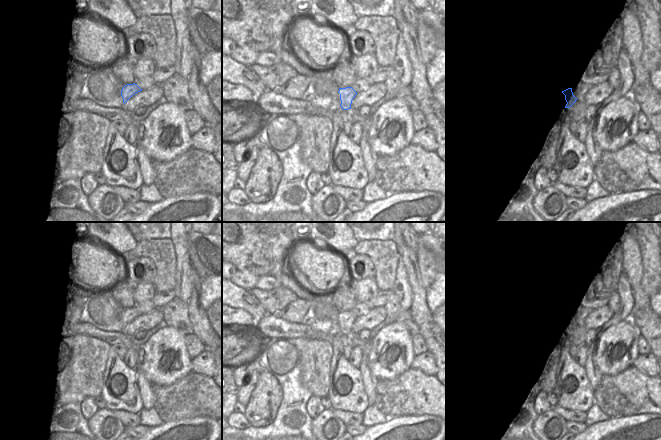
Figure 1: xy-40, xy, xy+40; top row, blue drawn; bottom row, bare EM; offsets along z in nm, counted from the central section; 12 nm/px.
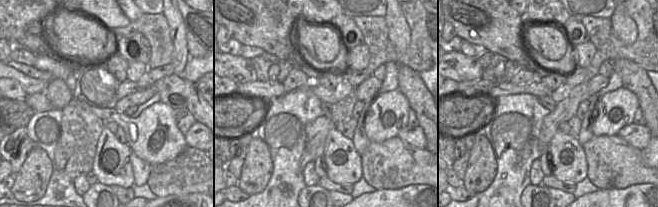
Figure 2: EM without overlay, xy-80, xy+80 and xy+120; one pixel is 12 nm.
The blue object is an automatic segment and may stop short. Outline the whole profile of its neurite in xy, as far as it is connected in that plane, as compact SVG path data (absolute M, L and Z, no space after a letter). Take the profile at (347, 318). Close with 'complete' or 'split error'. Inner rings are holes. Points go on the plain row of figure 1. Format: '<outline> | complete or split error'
M352 311L339 312L341 332L344 334L351 333L352 324L357 319L357 316Z | complete

